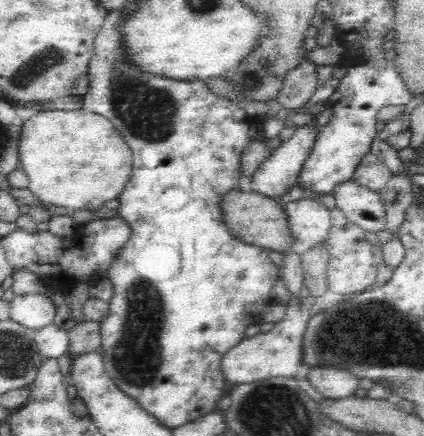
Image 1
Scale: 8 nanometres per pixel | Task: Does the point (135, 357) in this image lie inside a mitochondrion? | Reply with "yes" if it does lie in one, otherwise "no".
yes

